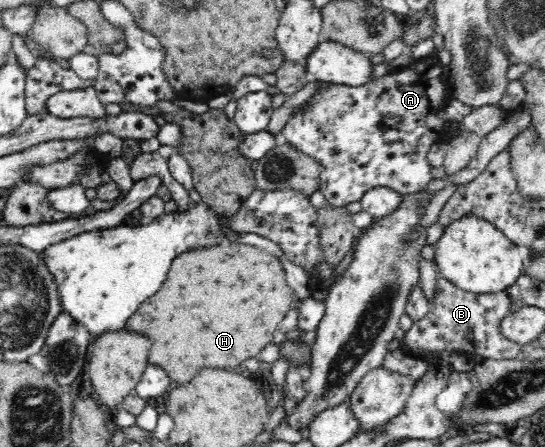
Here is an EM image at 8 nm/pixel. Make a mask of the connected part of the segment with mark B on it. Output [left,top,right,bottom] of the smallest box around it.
[405,274,521,361]

